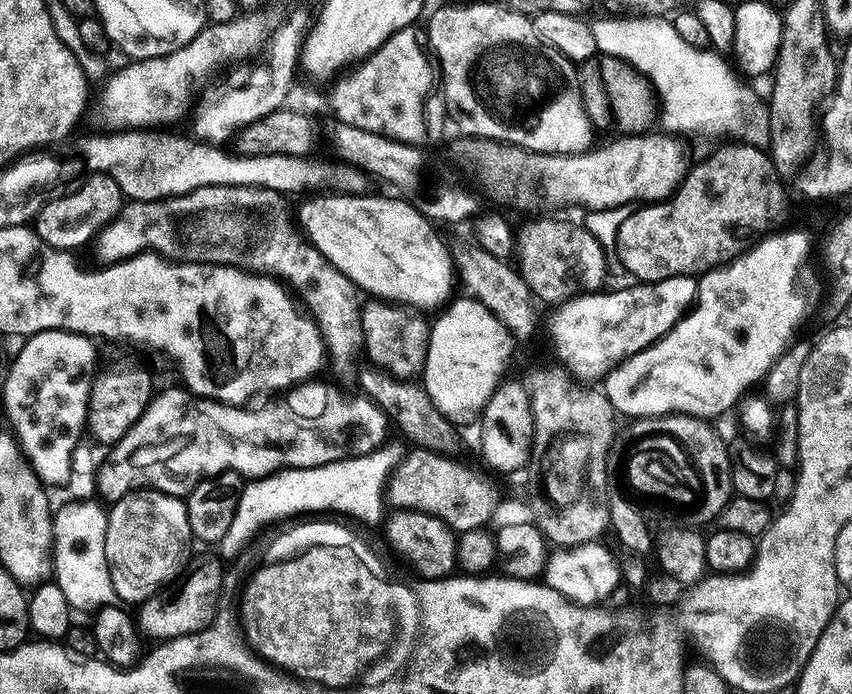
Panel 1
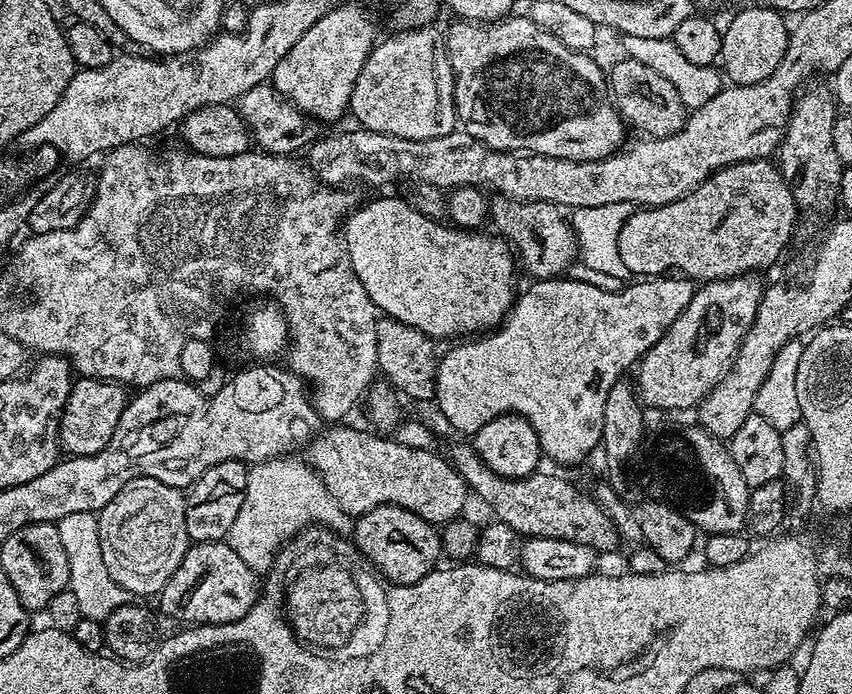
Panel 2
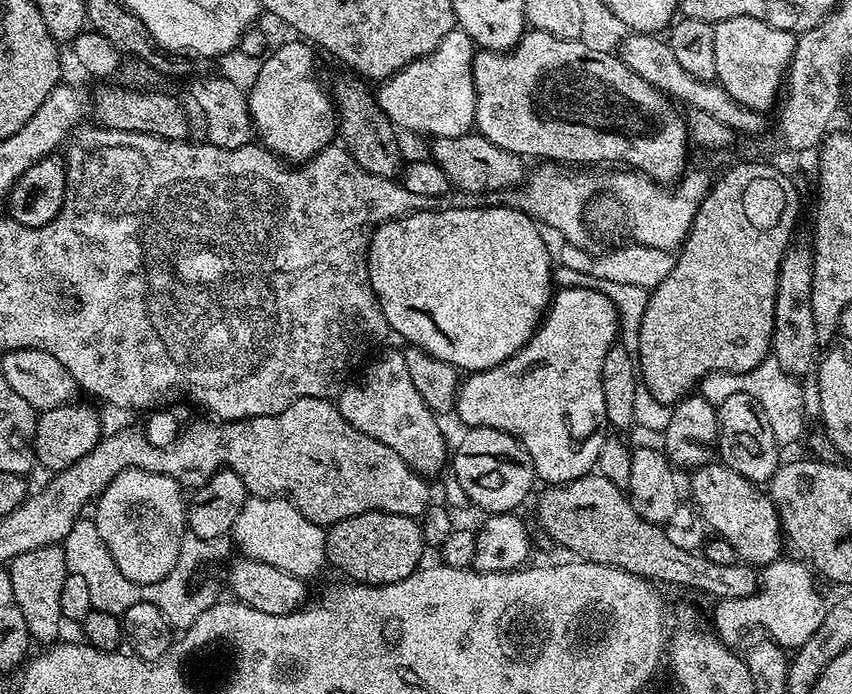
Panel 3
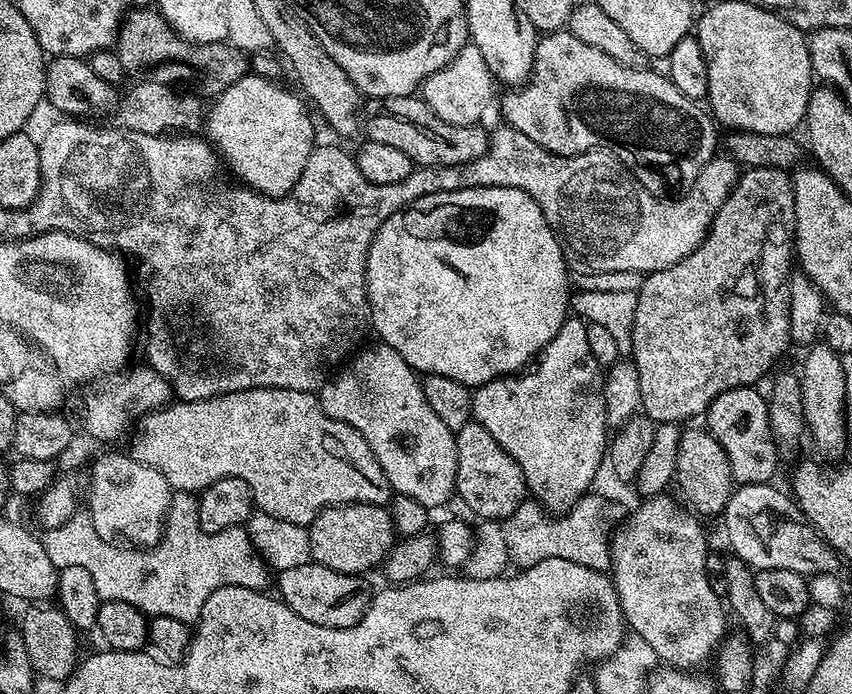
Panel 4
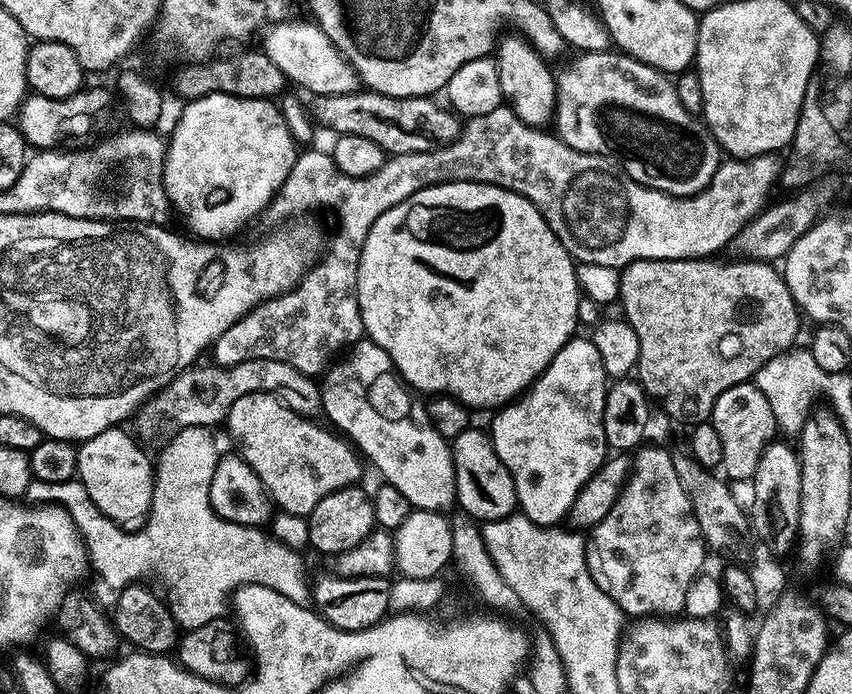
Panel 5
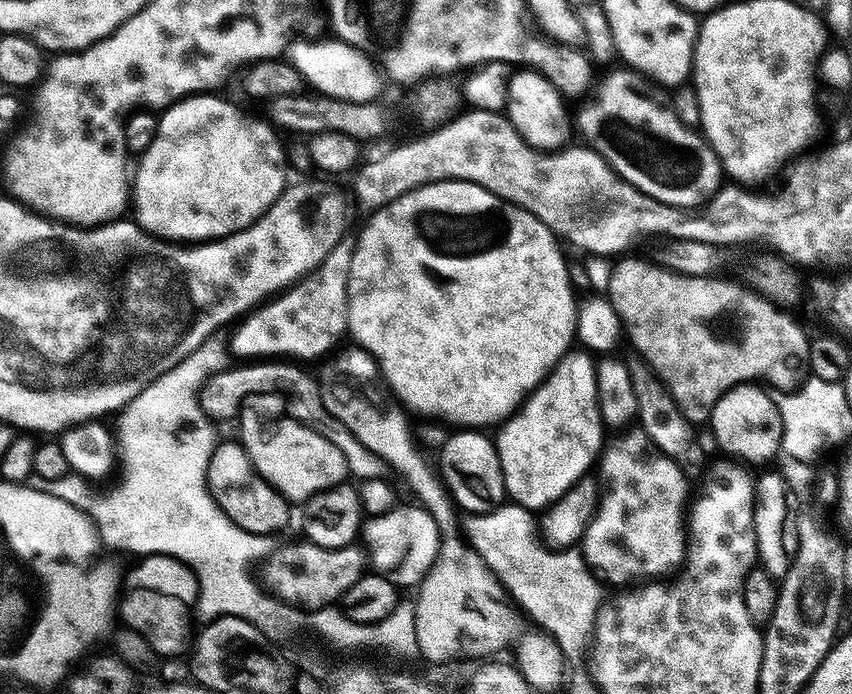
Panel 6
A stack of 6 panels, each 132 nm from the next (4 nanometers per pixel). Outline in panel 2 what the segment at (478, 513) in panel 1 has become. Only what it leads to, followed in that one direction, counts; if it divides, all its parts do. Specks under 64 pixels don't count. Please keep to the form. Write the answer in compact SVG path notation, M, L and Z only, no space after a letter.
M344 426L325 427L315 436L307 445L306 460L320 475L334 502L349 516L359 518L383 504L402 506L437 526L449 524L461 515L470 489L439 451L400 445L375 431L340 427Z

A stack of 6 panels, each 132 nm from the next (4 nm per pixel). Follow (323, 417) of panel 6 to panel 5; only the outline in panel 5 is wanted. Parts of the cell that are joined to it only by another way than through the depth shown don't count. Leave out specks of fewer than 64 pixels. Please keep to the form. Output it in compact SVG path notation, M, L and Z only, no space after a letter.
M256 358L238 363L230 368L211 366L200 368L193 366L177 371L172 379L148 397L134 413L136 432L134 436L141 445L156 444L163 446L174 438L174 434L182 428L202 426L212 428L216 424L223 425L228 416L230 406L238 402L238 398L246 398L251 392L268 392L278 397L290 410L300 416L315 417L321 411L320 385L313 377L304 376L286 362L278 362L270 358Z

